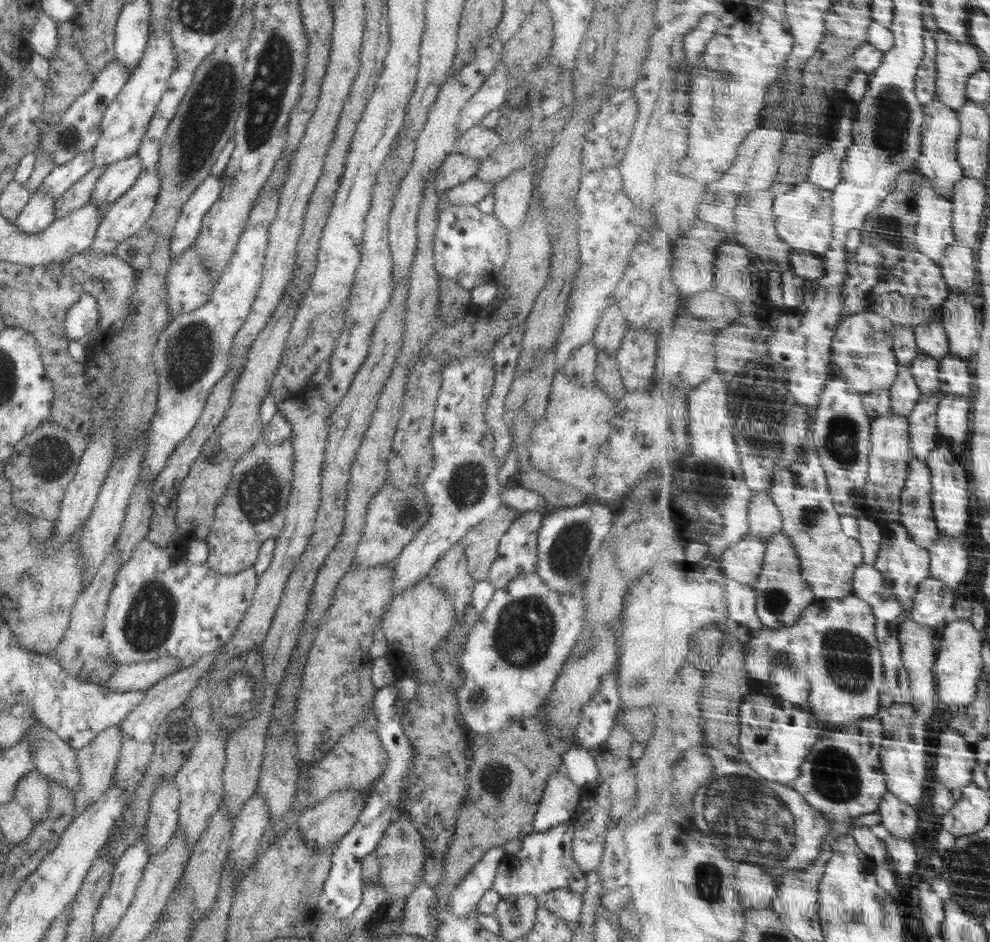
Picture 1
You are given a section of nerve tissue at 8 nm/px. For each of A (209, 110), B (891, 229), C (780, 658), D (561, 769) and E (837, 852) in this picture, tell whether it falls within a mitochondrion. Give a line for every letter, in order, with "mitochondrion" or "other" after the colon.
A: mitochondrion
B: mitochondrion
C: other
D: other
E: other

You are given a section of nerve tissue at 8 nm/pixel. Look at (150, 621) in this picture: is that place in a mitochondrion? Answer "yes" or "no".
yes

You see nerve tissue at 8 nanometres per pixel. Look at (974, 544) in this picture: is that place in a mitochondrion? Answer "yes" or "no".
no

